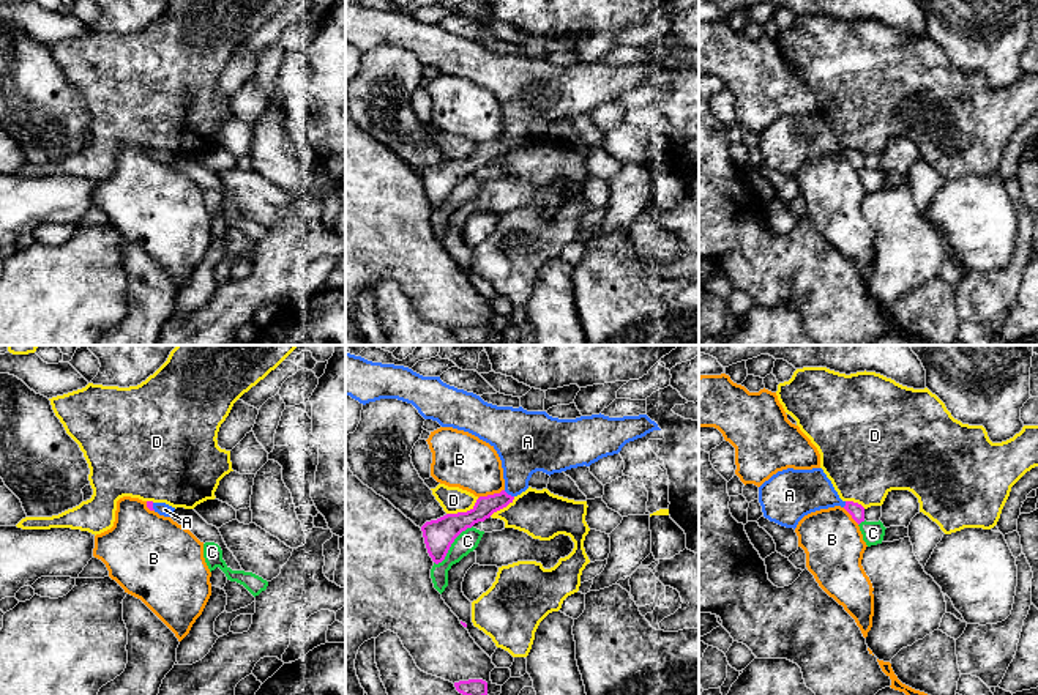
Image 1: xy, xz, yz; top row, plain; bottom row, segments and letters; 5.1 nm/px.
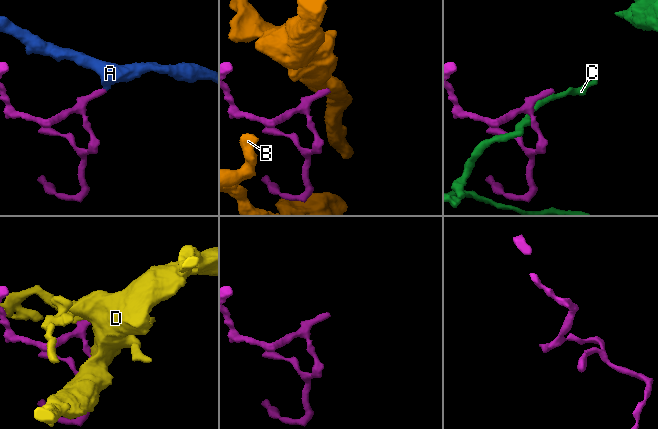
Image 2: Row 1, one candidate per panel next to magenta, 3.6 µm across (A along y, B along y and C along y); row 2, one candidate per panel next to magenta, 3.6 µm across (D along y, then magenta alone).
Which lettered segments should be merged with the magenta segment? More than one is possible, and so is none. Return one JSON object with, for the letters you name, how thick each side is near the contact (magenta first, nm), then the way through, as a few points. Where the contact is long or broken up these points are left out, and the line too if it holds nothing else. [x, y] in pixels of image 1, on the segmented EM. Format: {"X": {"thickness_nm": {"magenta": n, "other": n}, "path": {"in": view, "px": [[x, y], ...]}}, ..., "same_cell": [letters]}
{"A": {"thickness_nm": {"magenta": 110, "other": 280}, "path": {"in": "xz", "px": [[485, 506], [499, 501], [507, 494], [515, 486], [524, 448]]}}, "same_cell": ["A"]}

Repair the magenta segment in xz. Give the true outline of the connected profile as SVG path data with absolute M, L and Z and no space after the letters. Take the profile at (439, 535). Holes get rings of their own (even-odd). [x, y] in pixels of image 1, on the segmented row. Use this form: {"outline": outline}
{"outline": "M345 353L345 396L363 405L380 399L412 403L424 419L469 432L497 451L505 489L480 496L467 512L446 514L421 526L435 564L445 559L462 531L484 522L525 492L533 473L551 476L590 466L618 454L626 443L661 430L647 414L609 418L599 413L558 419L546 411L497 407L443 383L440 377L423 377L404 366L372 362L350 353Z"}

